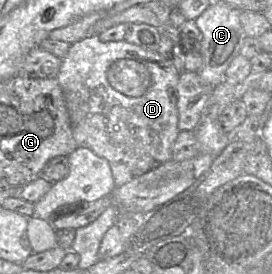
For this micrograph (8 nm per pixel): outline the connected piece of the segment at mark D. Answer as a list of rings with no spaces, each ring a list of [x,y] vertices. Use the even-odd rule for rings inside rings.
[[[97,35],[72,44],[62,60],[56,78],[64,94],[74,140],[78,147],[87,148],[108,161],[116,187],[172,159],[172,147],[179,133],[175,104],[179,74],[158,52],[125,40],[103,42]]]

